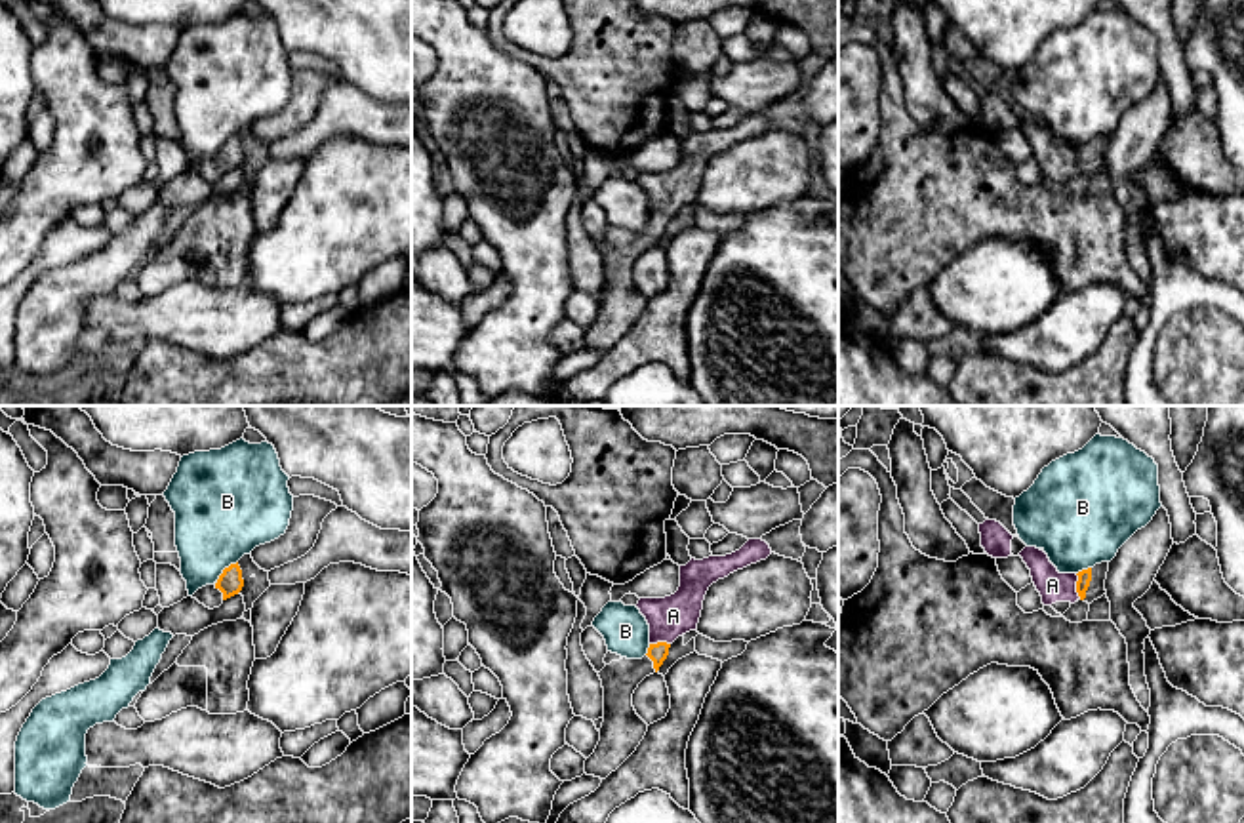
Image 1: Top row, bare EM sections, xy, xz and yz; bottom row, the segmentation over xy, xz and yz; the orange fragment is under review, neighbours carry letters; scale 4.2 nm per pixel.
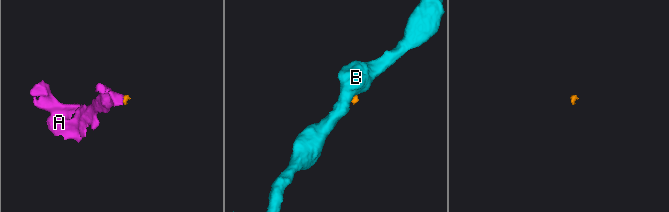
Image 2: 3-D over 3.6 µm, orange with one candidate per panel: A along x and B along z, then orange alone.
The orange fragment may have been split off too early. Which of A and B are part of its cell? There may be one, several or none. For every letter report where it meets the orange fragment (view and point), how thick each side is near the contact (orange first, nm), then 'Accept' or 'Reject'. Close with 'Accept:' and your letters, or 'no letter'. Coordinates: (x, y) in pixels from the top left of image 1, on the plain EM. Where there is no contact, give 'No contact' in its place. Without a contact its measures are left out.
A: Touches orange at yz (1077, 159). Thickness 60 nm (orange) against 130 nm. Accept
B: Touches orange at xy (223, 143). Thickness 100 nm (orange) against 400 nm. Reject
Accept: A

